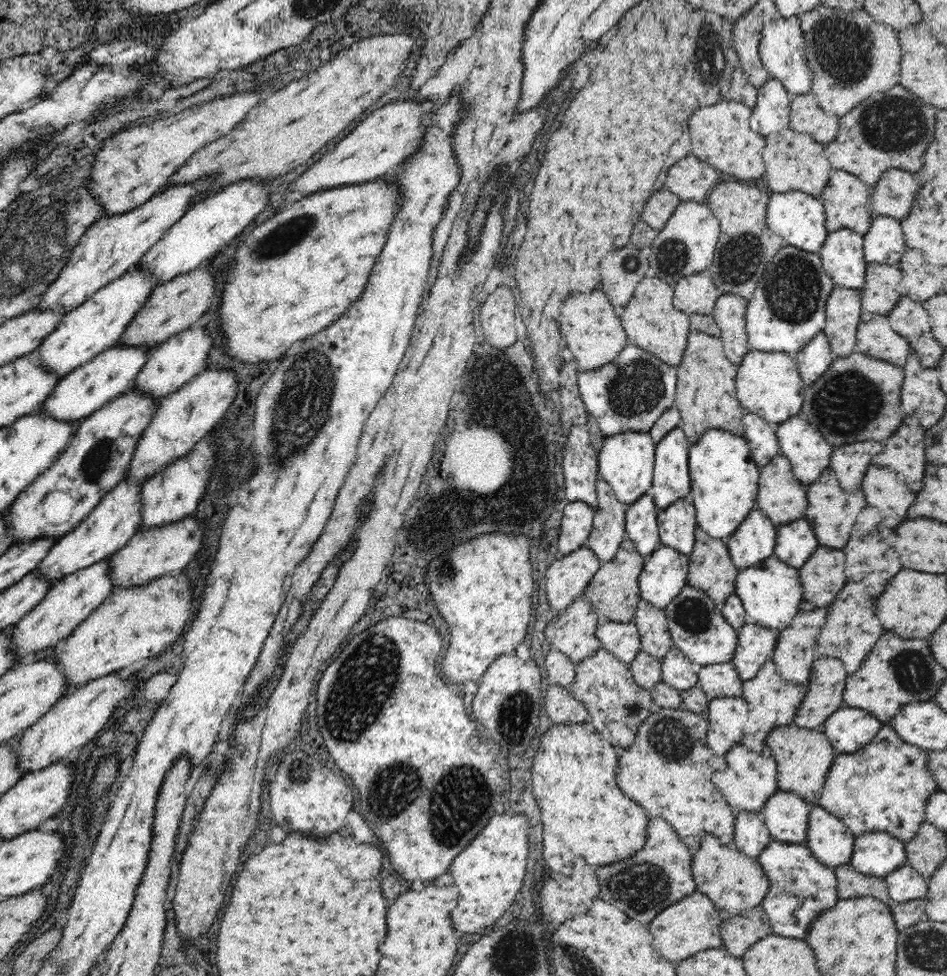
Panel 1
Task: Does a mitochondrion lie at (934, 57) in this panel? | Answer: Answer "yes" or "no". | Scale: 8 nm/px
no

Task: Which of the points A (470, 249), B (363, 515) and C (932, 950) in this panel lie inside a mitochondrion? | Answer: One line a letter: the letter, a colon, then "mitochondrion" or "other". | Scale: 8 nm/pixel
A: other
B: other
C: mitochondrion

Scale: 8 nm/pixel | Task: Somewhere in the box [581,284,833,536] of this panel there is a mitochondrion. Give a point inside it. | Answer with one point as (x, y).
(635, 389)

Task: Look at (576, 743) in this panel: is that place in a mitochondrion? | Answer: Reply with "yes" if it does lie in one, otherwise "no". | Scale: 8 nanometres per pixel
no

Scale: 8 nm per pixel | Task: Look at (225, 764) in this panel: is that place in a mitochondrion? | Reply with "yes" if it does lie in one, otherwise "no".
no

